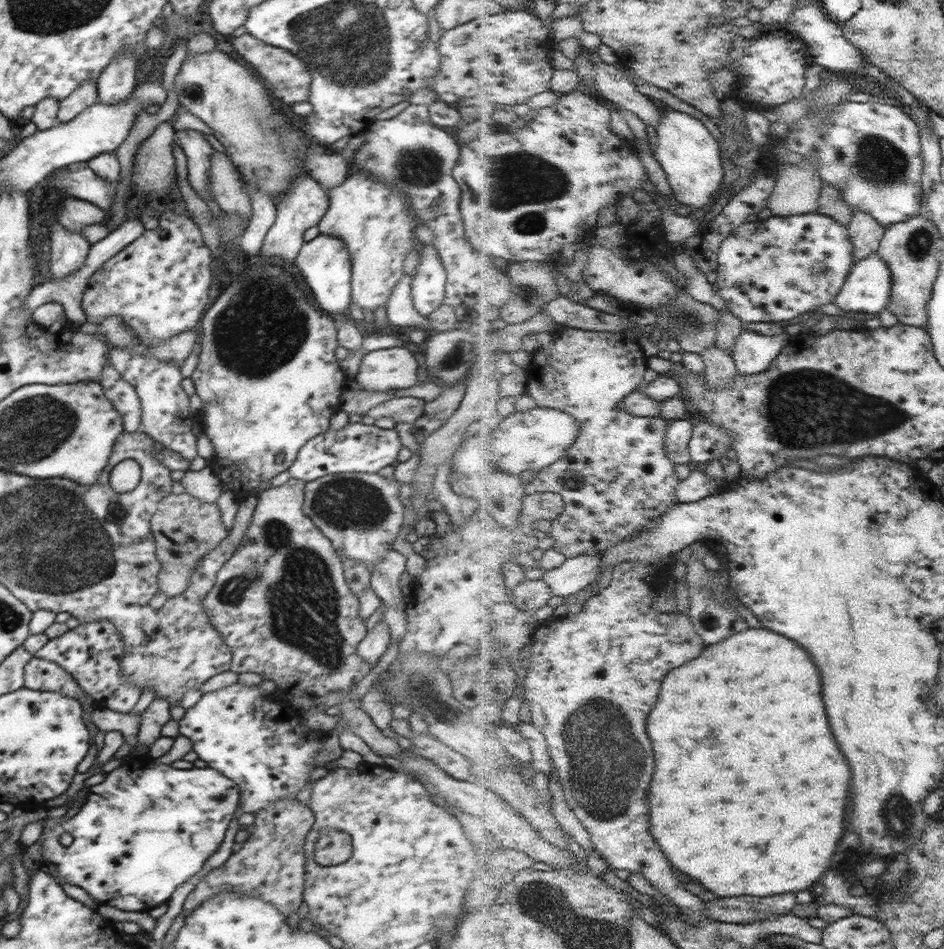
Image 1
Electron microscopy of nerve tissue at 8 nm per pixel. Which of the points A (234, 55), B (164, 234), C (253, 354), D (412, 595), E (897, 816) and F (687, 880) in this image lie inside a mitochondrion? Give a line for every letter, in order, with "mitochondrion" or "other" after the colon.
A: other
B: other
C: mitochondrion
D: other
E: mitochondrion
F: other

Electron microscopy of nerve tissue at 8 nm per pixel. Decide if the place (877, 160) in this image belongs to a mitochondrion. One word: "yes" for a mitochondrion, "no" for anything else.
yes

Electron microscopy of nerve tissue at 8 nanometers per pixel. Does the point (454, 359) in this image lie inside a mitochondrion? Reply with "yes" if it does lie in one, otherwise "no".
yes

